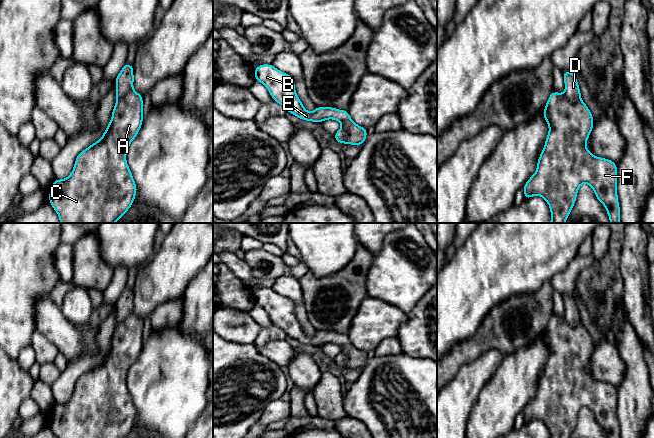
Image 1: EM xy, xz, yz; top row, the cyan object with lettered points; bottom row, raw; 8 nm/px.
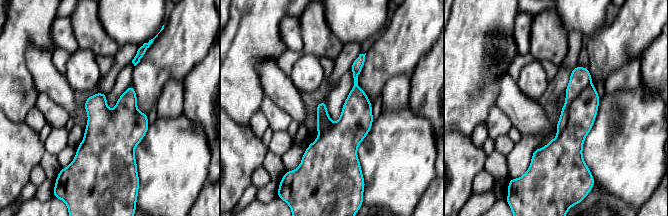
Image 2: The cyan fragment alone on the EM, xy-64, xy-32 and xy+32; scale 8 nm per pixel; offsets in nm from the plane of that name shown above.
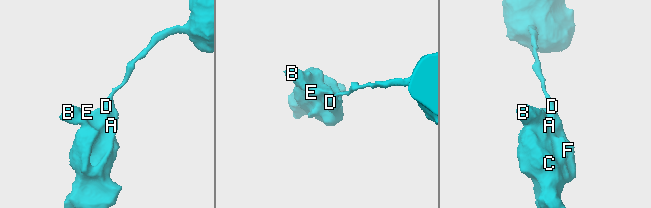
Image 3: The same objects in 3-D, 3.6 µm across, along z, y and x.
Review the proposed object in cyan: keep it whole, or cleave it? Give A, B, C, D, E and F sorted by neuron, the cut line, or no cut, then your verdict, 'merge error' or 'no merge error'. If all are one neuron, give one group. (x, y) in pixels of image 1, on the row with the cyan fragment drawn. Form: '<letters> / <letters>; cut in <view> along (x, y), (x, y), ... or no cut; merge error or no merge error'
A B C E F / D; cut in yz along (563, 94), (572, 102), (580, 101); merge error

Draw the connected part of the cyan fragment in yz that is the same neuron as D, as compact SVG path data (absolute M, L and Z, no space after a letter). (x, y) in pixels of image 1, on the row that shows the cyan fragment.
M563 70L564 83L565 83L565 93L566 98L572 102L577 103L581 101L581 92L579 89L579 84L577 82L577 77L573 72Z

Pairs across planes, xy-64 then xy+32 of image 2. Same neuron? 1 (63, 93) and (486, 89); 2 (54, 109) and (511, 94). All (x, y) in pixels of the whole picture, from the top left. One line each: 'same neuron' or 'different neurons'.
1: different neurons
2: different neurons

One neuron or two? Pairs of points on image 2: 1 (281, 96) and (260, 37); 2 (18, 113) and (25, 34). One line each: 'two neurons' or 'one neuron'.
1: two neurons
2: one neuron

